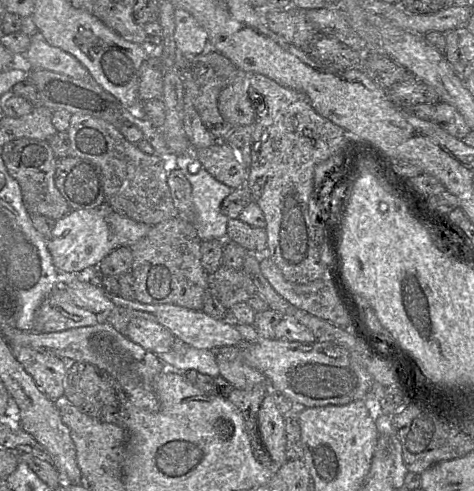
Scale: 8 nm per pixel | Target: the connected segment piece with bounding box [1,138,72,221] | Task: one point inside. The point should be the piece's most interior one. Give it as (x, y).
(32, 163)

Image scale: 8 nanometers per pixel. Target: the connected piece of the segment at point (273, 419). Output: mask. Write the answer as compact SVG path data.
M270 391L260 406L258 427L273 465L281 466L288 460L284 416L277 409Z

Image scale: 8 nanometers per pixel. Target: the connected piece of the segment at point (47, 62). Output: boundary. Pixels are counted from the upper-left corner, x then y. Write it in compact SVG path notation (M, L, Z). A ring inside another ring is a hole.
M38 32L24 55L31 70L47 70L67 75L74 79L92 78L86 67L73 55L61 48L51 46Z

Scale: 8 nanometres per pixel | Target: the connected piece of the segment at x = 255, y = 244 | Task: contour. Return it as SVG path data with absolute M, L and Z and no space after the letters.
M229 219L226 239L243 247L248 253L264 254L267 248L267 234L264 228L250 226L240 219Z

